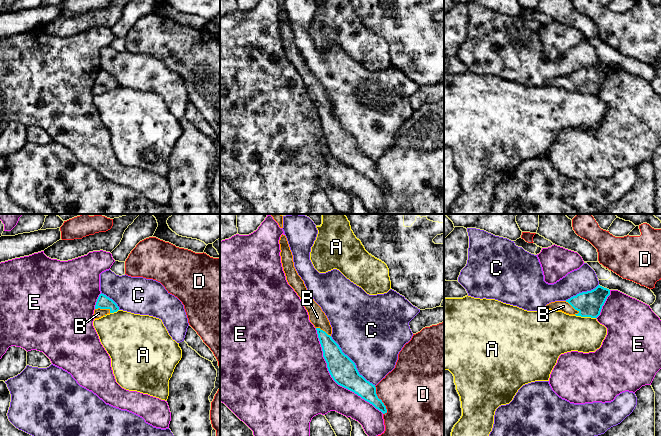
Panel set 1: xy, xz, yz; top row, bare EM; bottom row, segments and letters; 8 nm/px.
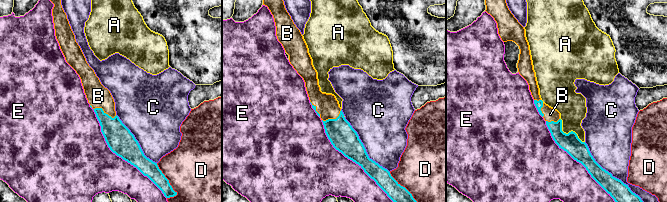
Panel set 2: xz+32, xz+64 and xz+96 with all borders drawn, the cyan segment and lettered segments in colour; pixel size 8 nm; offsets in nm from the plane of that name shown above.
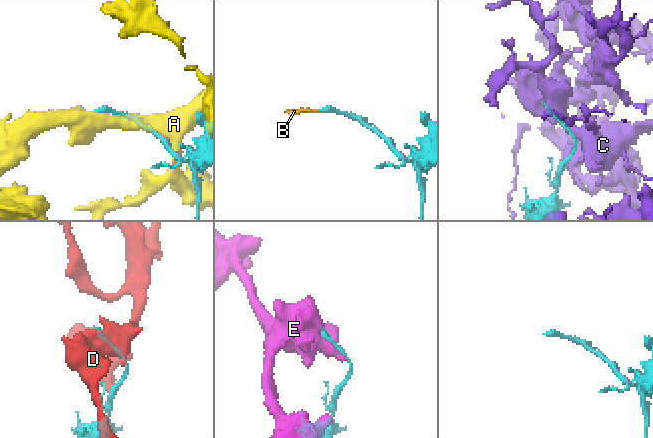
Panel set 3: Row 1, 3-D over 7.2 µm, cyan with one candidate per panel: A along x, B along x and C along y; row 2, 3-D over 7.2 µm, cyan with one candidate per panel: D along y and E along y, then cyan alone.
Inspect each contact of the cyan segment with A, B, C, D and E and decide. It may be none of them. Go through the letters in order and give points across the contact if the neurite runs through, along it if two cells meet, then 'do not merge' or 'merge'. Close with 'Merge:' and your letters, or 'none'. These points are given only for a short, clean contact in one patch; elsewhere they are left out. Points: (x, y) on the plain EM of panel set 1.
A: do not merge
B: way yz (589, 80), (572, 82), (563, 82); merge
C: do not merge
D: do not merge
E: do not merge
Merge: B

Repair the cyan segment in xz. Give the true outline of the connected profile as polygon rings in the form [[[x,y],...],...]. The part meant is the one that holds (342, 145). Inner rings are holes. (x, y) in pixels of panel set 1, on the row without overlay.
[[[281,11],[279,20],[281,39],[286,56],[300,73],[308,88],[310,98],[317,106],[323,133],[327,139],[331,153],[338,161],[354,168],[383,190],[387,189],[386,182],[376,170],[375,161],[359,150],[355,139],[342,128],[339,121],[332,115],[330,98],[321,83],[314,77],[307,66],[304,57],[298,51],[294,43],[293,31],[285,11]]]

